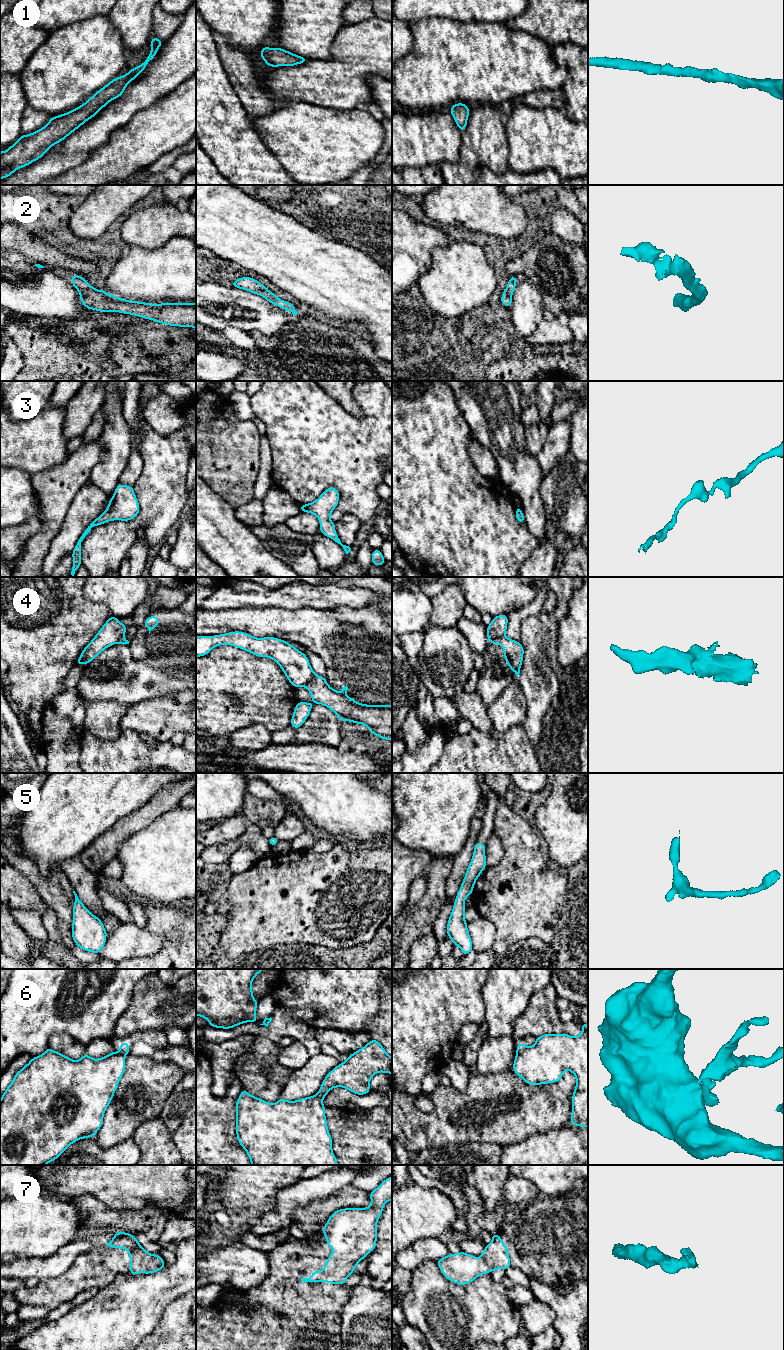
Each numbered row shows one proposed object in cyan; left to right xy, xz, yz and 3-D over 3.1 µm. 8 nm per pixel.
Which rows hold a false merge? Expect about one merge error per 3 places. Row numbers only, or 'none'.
4, 6

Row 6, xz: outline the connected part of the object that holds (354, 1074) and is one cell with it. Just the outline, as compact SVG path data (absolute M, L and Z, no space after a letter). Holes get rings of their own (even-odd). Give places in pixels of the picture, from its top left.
M372 1039L330 1071L316 1095L323 1100L335 1087L344 1087L357 1095L368 1094L370 1080L378 1072L392 1074L392 1057L379 1041Z

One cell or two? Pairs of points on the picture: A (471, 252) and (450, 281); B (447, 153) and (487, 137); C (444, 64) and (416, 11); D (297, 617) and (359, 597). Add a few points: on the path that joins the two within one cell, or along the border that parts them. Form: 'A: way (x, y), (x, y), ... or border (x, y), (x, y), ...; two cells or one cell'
A: way (468, 259), (457, 274); one cell
B: border (462, 132), (459, 158), (455, 162), (441, 163); two cells
C: border (444, 17), (423, 18), (410, 23); two cells
D: border (344, 605), (326, 609), (308, 607), (297, 609); two cells

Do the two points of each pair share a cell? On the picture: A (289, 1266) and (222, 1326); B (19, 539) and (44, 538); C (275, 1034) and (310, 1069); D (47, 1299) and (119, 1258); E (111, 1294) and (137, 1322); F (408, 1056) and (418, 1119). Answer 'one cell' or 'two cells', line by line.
A: one cell
B: two cells
C: two cells
D: one cell
E: one cell
F: two cells

